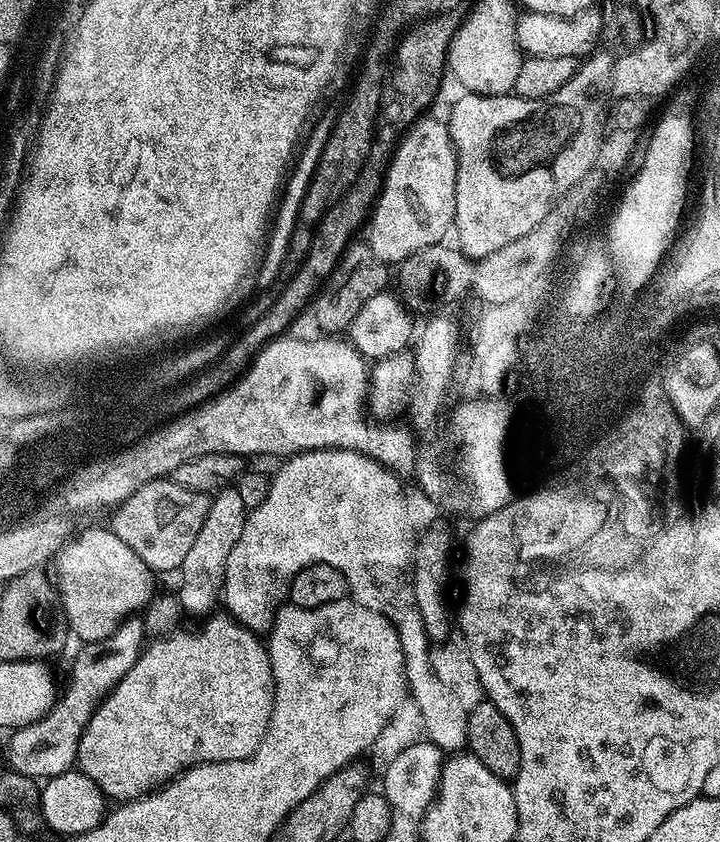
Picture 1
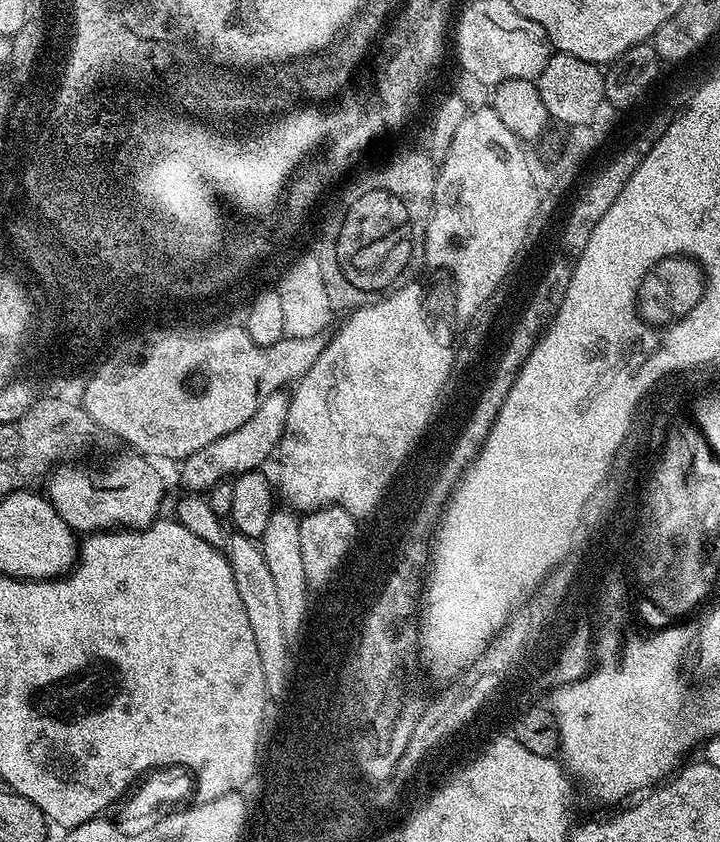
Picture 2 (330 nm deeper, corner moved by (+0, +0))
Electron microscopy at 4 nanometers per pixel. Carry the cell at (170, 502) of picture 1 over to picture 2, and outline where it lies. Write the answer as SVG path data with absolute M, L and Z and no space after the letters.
M128 450L125 451L125 456L116 456L112 461L109 462L105 468L83 468L80 464L64 464L61 468L51 469L50 475L46 480L46 487L48 486L48 492L46 491L47 499L52 501L52 505L54 506L54 510L58 510L58 514L63 520L66 521L67 524L73 530L80 534L91 534L94 532L102 532L105 530L135 530L138 528L146 528L150 524L155 524L158 517L161 515L160 507L164 504L164 484L160 481L160 476L156 473L156 468L151 459L143 454L137 454L135 451Z

